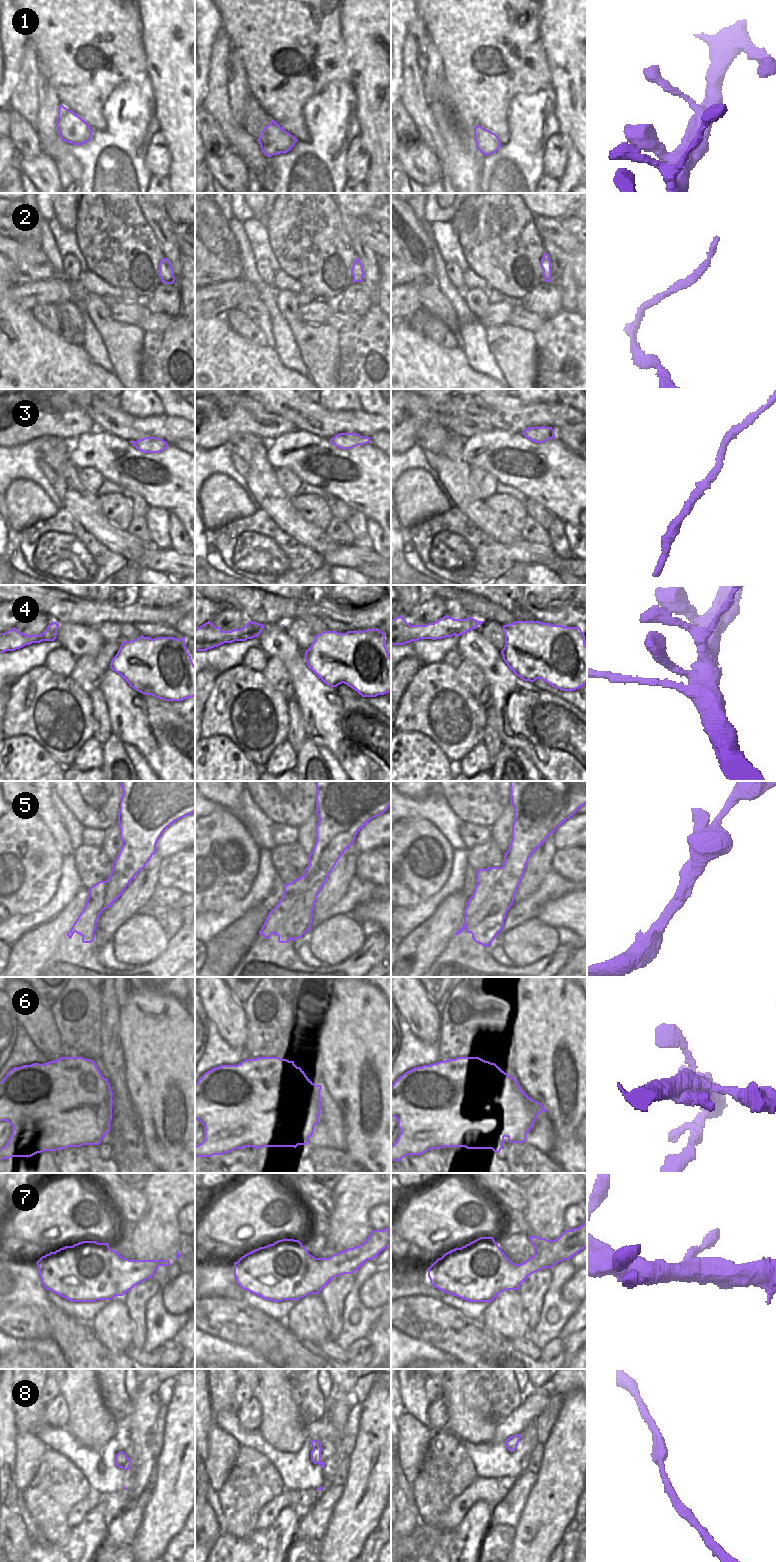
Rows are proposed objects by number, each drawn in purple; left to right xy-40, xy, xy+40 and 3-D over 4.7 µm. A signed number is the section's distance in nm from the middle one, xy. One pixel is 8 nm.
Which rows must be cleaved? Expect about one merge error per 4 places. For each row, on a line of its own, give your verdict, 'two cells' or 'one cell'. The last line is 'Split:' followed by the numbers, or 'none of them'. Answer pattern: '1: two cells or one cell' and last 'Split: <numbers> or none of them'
1: one cell
2: one cell
3: one cell
4: two cells
5: two cells
6: one cell
7: one cell
8: one cell
Split: 4, 5

